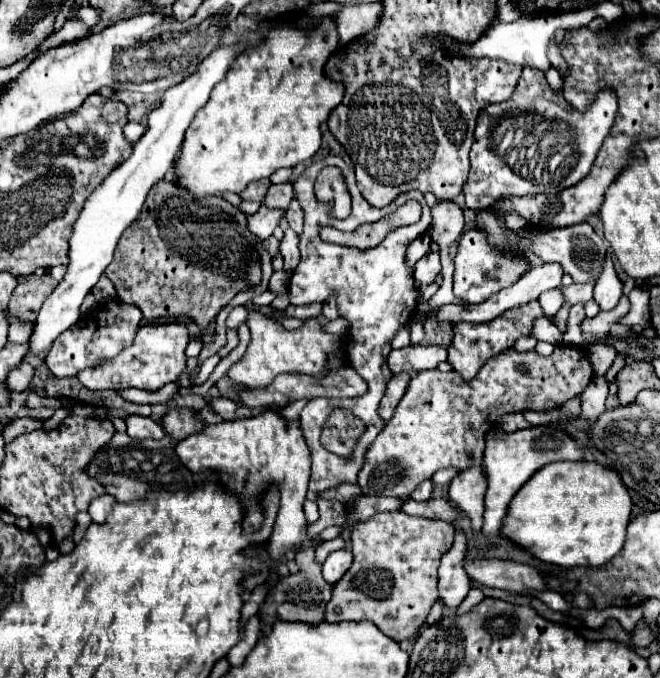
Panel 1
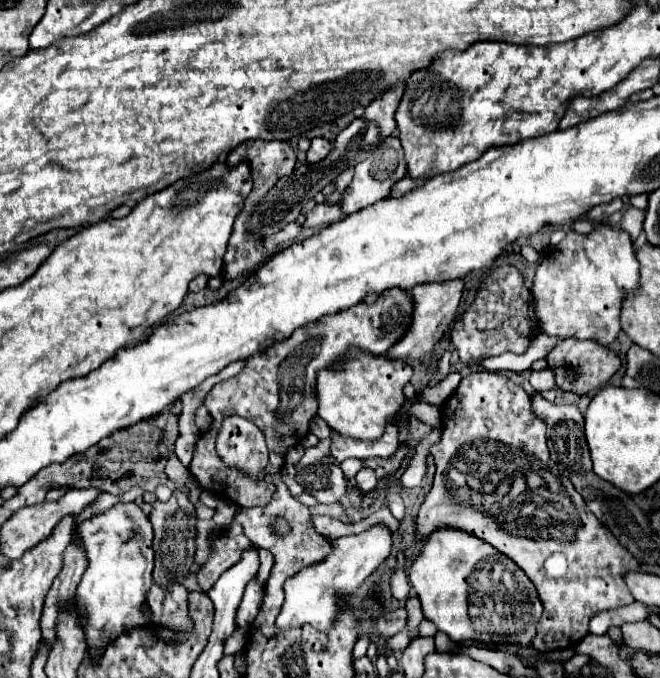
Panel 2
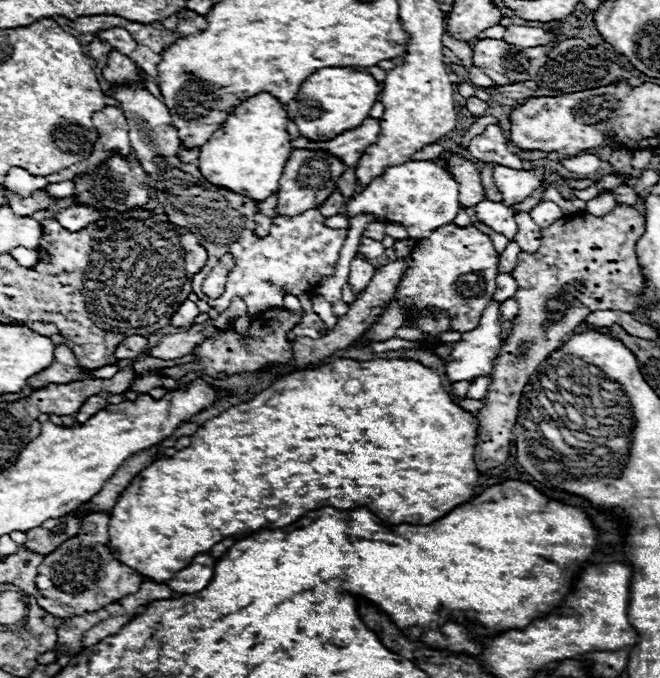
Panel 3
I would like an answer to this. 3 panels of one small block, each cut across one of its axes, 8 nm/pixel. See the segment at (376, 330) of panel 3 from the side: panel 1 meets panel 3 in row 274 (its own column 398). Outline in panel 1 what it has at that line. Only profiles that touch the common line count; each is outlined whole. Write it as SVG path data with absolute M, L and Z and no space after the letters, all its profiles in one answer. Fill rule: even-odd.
M558 344L550 356L540 356L534 350L504 350L490 358L470 384L454 370L422 370L410 380L394 416L370 446L358 484L368 496L408 498L420 482L430 480L440 468L458 466L466 470L480 464L484 454L482 440L500 416L508 412L560 408L566 400L580 396L592 376L594 368L586 350L566 344ZM518 364L524 364L530 372L518 372Z

